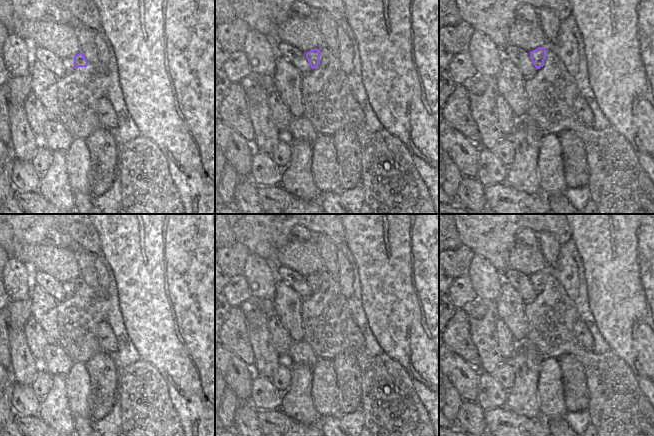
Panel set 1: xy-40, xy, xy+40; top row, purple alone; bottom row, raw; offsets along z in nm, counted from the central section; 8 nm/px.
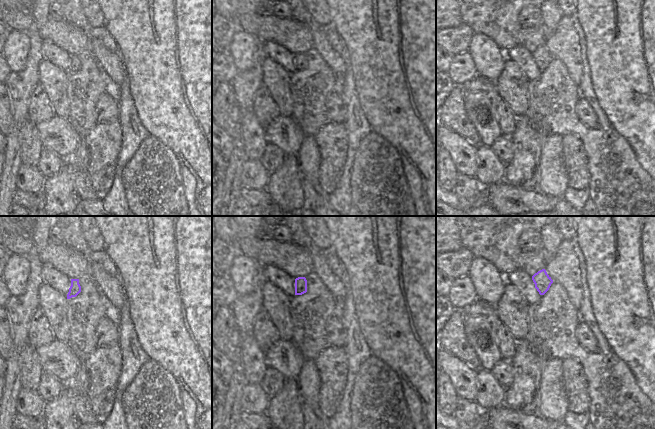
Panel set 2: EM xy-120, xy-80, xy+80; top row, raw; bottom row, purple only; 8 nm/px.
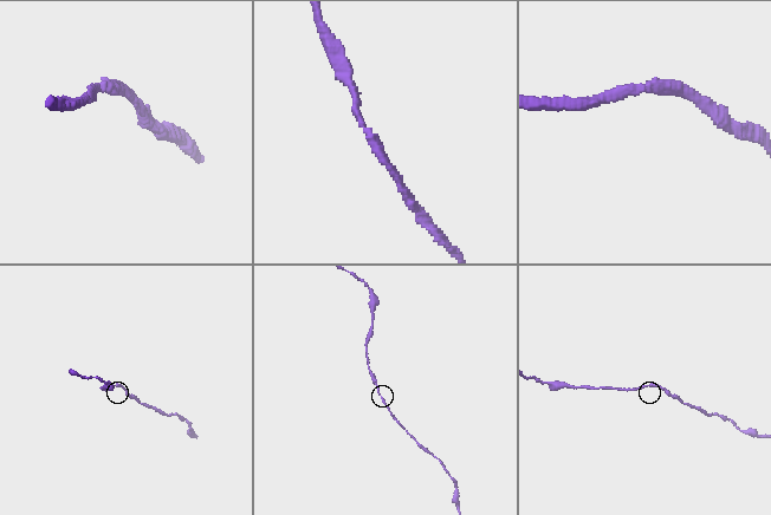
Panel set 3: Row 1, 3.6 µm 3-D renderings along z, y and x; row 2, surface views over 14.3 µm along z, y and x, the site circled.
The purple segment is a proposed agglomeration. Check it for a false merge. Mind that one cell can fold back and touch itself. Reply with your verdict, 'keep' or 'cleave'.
keep

